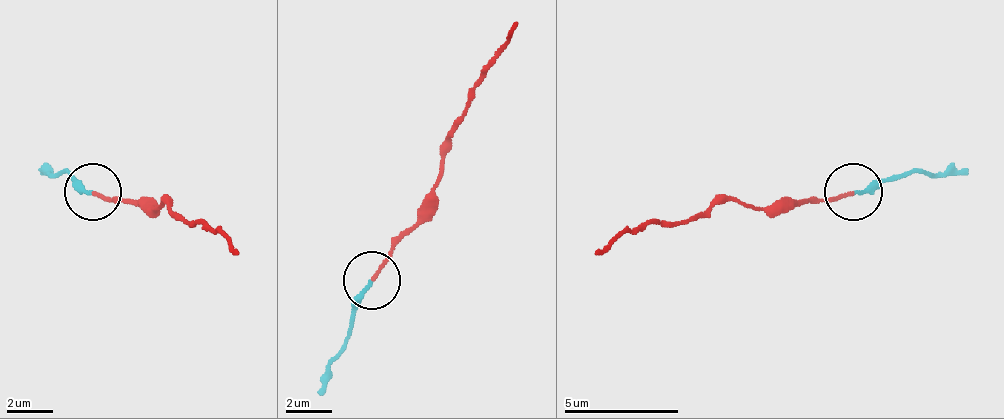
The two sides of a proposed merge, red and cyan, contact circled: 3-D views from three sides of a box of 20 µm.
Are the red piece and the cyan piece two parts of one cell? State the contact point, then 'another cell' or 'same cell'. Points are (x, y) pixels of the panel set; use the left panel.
place (92, 191); same cell

